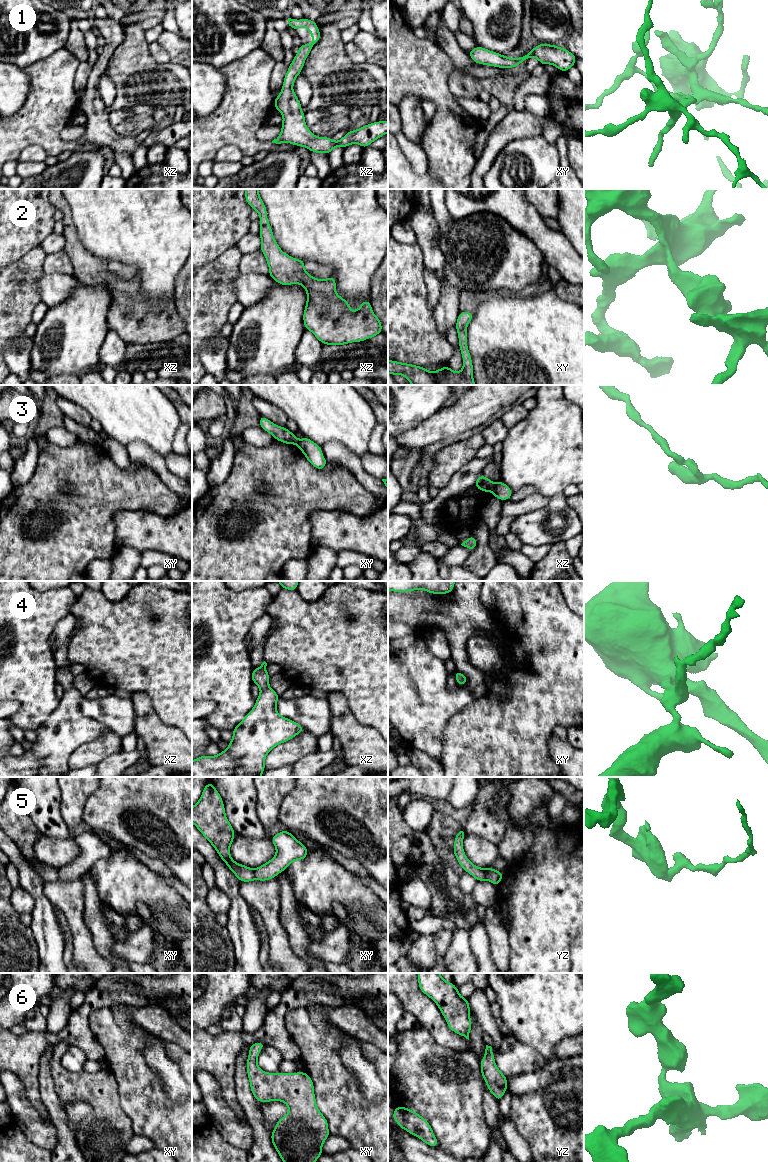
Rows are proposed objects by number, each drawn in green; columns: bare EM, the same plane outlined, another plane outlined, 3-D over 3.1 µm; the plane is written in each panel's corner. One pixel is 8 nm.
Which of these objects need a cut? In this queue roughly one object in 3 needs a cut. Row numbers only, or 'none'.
3, 5

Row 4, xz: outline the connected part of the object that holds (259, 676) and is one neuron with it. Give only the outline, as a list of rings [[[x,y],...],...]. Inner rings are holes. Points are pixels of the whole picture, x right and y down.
[[[264,661],[259,668],[252,670],[251,679],[261,690],[252,710],[232,730],[233,738],[228,742],[228,749],[221,751],[216,756],[203,755],[192,761],[192,777],[261,777],[265,769],[265,757],[277,745],[282,744],[304,731],[305,728],[286,718],[280,716],[276,710],[279,695],[269,687],[270,675],[266,671],[267,663]]]

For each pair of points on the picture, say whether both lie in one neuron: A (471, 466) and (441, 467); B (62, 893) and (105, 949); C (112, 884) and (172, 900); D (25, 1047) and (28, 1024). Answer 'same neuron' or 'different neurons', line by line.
A: different neurons
B: different neurons
C: same neuron
D: different neurons

